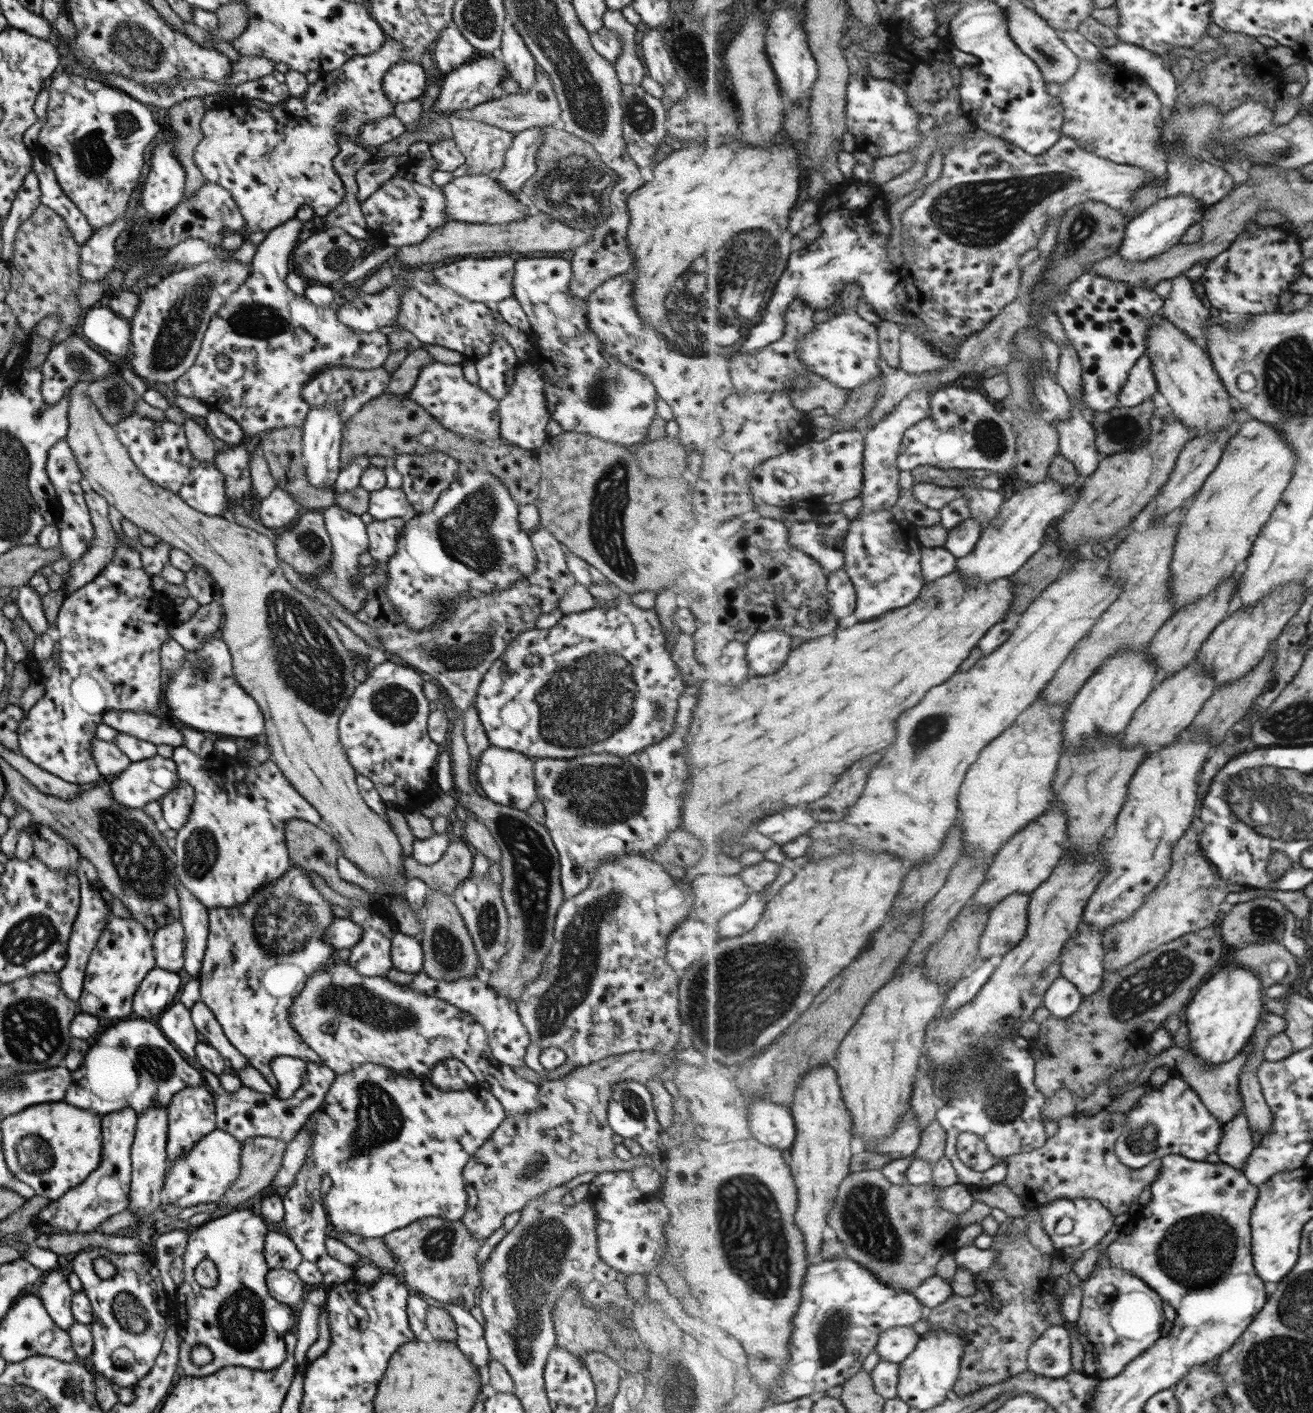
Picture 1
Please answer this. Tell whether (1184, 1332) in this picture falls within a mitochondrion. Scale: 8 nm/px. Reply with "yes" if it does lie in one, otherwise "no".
no

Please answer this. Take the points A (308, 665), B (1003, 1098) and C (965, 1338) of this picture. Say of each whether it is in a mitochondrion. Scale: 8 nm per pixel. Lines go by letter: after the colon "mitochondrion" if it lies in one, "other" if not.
A: mitochondrion
B: mitochondrion
C: other

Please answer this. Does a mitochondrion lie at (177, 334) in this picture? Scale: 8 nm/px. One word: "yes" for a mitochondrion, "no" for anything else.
yes

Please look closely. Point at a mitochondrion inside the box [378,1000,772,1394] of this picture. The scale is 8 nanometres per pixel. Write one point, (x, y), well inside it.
(534, 1262)

